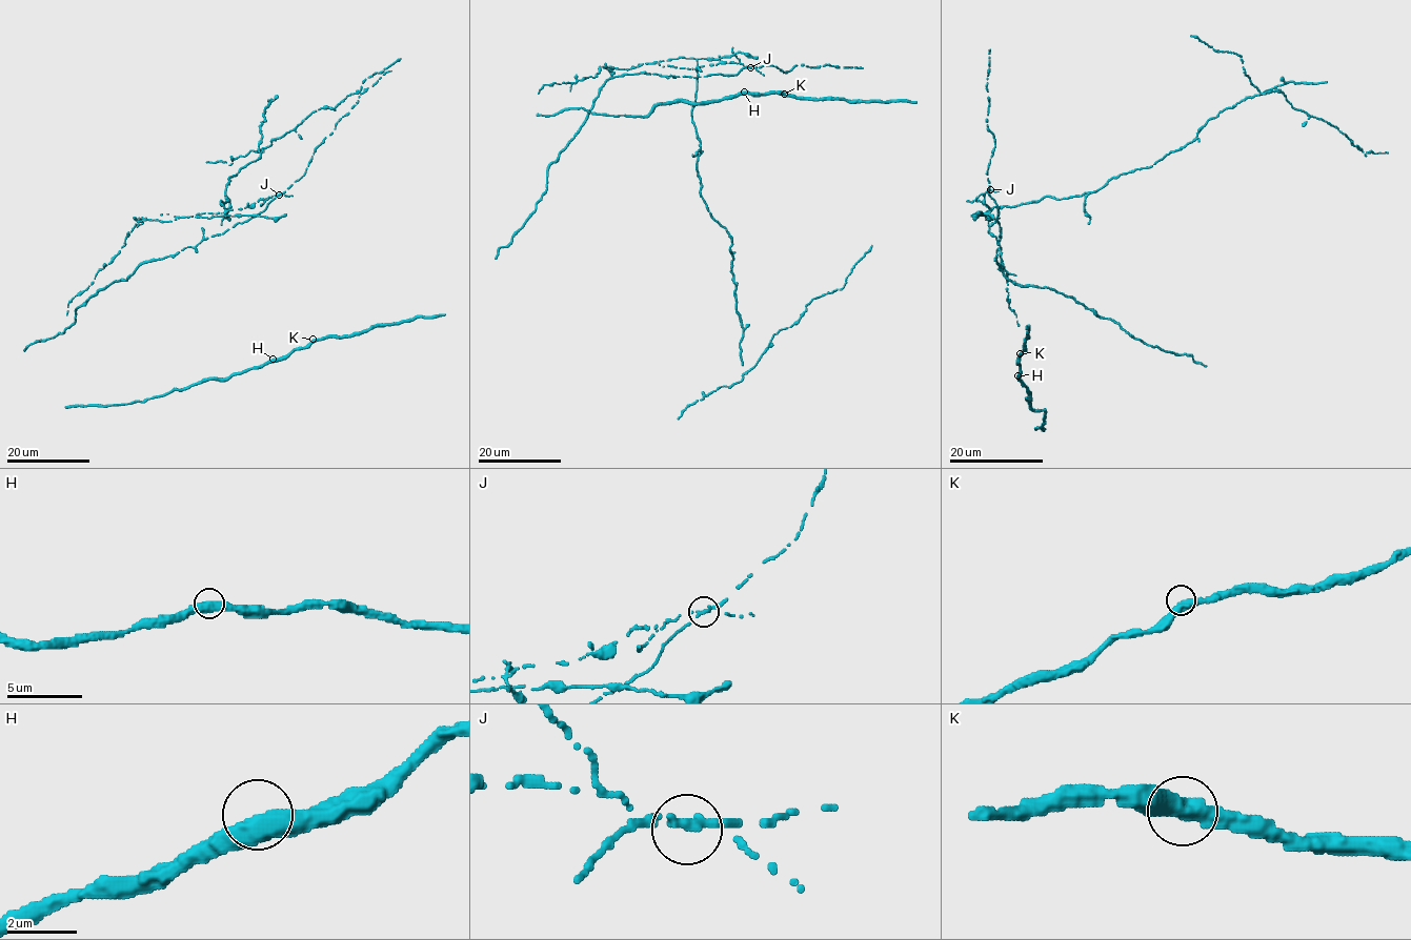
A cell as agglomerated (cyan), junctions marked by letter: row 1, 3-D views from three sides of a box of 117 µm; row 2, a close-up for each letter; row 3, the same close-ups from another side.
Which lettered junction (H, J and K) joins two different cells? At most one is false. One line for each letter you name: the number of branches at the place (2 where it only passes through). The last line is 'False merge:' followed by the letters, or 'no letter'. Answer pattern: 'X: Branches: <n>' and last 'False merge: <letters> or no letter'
J: Branches: 2
False merge: J

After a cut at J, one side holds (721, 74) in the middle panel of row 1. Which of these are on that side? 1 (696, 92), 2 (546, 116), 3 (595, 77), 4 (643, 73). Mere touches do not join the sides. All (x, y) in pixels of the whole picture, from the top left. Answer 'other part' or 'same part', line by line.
1: other part
2: same part
3: other part
4: same part

